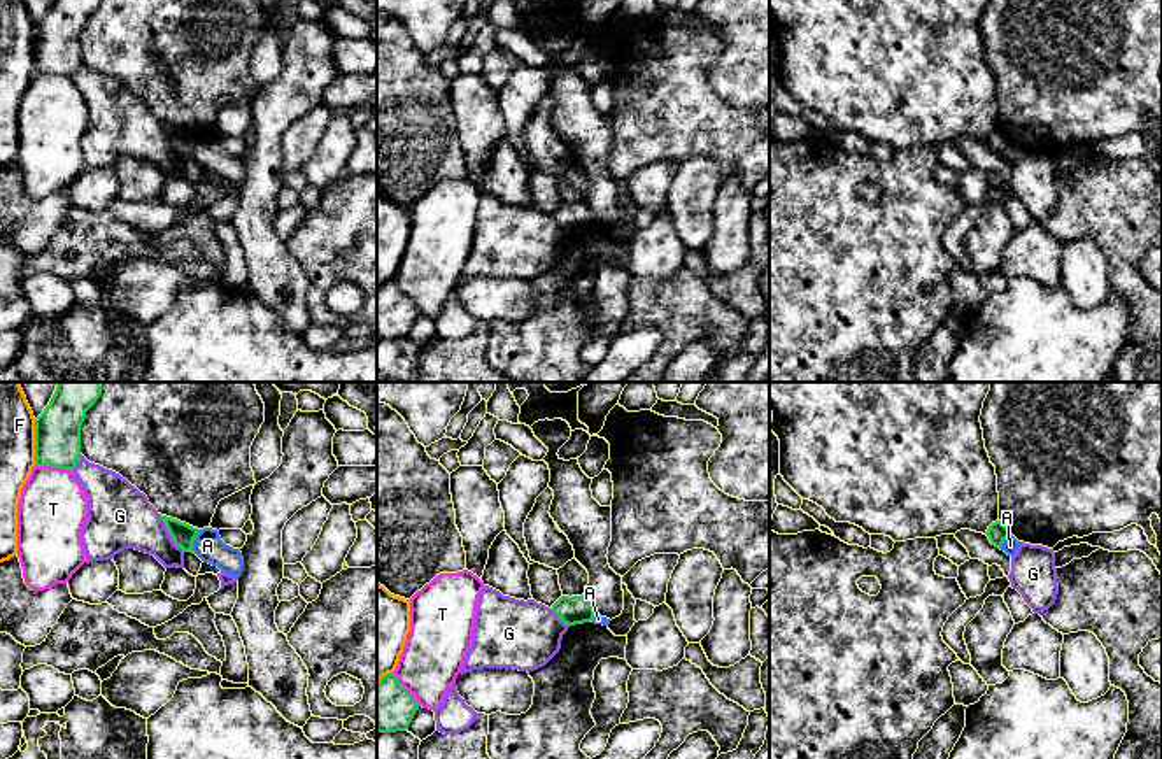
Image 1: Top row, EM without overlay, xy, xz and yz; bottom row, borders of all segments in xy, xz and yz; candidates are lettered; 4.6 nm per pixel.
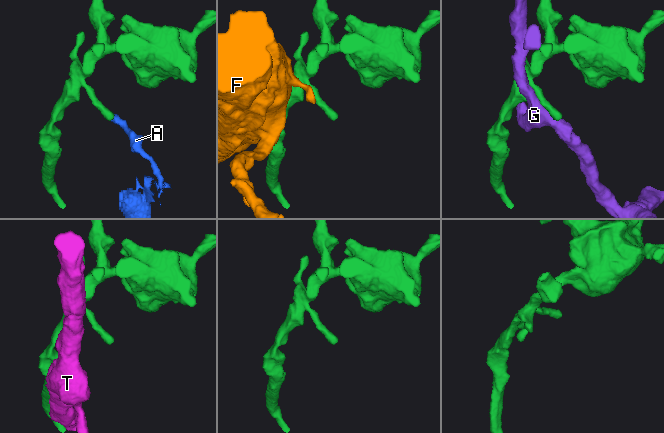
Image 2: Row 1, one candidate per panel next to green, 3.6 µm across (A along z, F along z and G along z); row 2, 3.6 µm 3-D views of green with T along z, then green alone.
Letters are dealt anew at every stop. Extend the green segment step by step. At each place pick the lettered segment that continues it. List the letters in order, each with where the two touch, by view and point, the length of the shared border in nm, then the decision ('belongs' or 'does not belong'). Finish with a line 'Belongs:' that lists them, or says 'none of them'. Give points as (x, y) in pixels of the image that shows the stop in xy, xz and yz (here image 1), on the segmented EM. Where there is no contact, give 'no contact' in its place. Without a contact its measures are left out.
A: contact xy (193, 540); length 110 nm; does not belong
F: contact xy (35, 442); length 220 nm; does not belong
G: contact xy (169, 532); length 220 nm; does not belong
T: contact xy (53, 467); length 170 nm; does not belong
Belongs: none of them

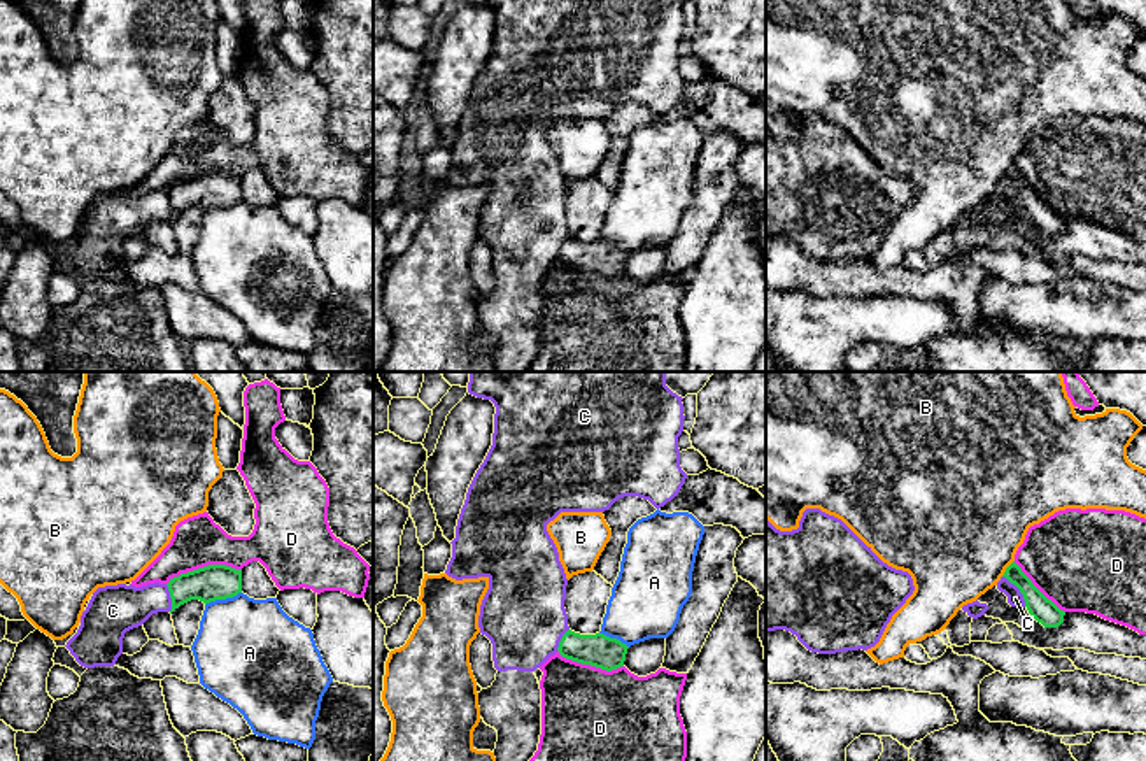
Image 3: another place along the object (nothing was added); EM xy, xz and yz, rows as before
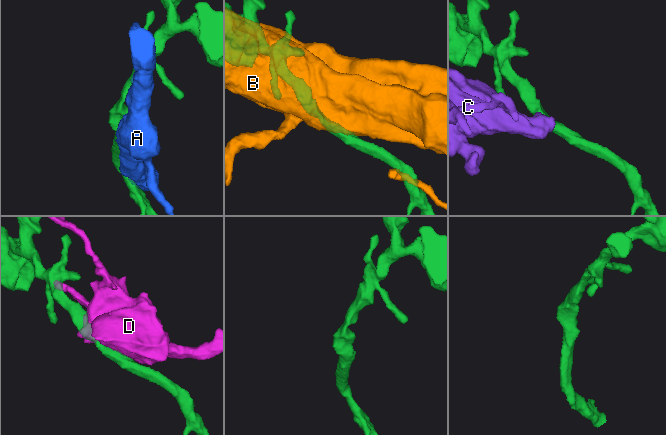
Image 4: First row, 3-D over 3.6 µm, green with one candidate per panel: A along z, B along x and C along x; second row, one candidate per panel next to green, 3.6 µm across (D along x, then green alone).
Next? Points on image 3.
A: contact xy (223, 598); length 180 nm; does not belong
B: contact yz (1006, 568); length 100 nm; does not belong
C: contact yz (1018, 588); length 180 nm; belongs
D: contact xy (204, 567); length 360 nm; does not belong
Belongs: C

